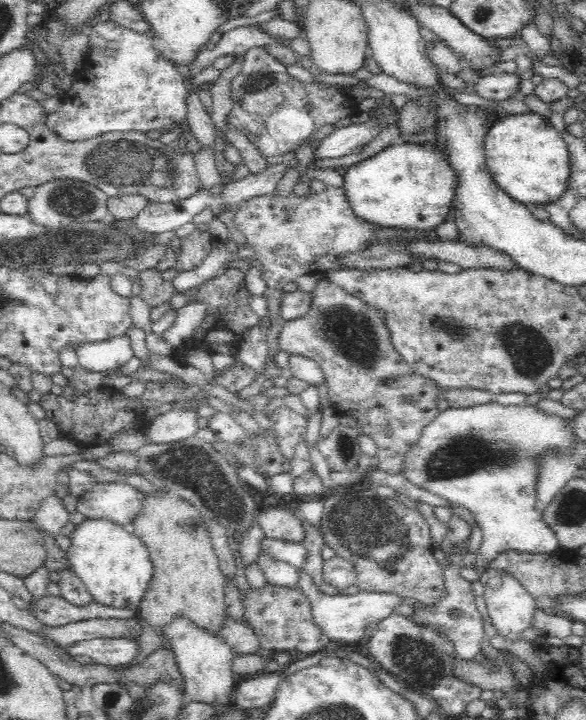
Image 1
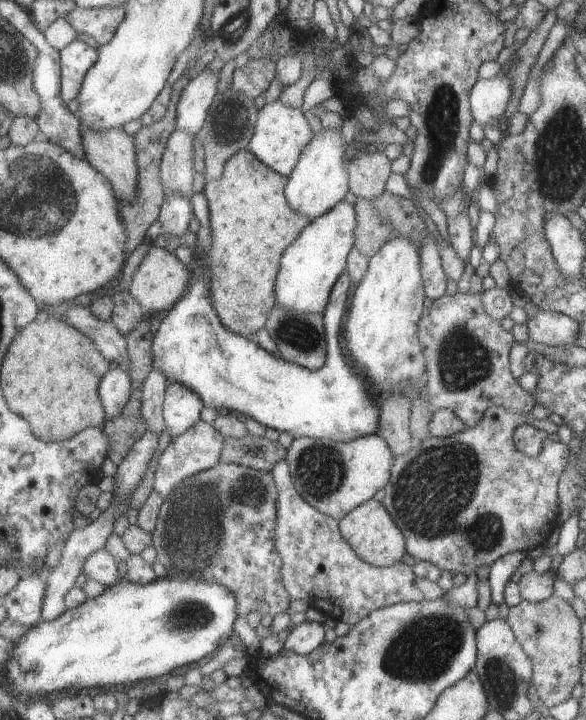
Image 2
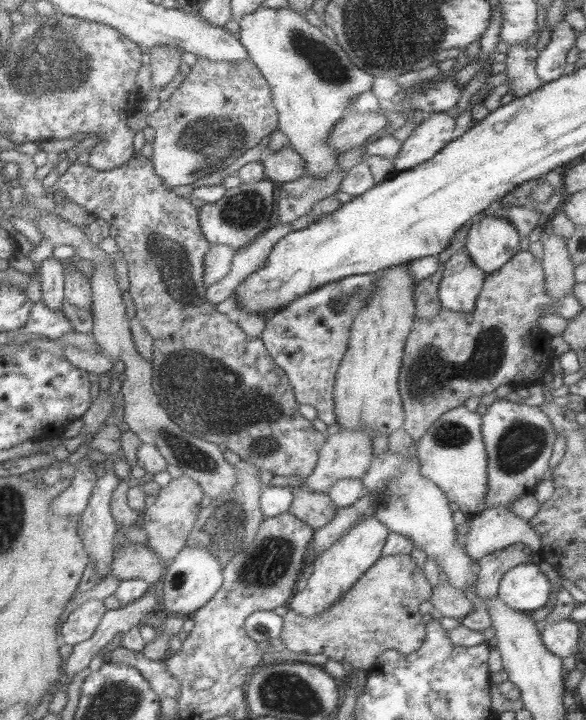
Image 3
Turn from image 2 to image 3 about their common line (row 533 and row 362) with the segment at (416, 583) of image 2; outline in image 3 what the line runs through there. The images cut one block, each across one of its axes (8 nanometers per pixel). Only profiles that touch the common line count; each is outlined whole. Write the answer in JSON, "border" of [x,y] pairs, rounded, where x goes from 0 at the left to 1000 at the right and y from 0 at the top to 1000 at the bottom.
{"border":[[[645,381],[602,382],[503,415],[483,433],[473,433],[454,447],[447,472],[469,503],[493,521],[512,561],[527,561],[541,569],[541,579],[570,597],[573,522],[585,496],[592,493],[599,458],[609,438],[630,421],[643,401]]]}

